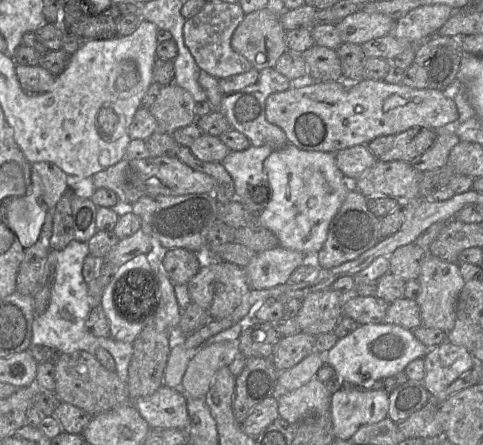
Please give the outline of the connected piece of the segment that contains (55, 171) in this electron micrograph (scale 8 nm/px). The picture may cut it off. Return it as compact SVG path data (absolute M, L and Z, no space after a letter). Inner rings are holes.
M32 163L42 182L43 201L48 210L53 210L64 193L71 188L71 177L53 163Z

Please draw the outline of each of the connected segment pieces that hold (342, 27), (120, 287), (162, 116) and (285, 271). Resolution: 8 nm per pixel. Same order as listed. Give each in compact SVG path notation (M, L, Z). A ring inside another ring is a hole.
M360 8L336 24L342 43L364 44L391 33L395 20L391 17Z
M134 268L127 271L120 279L117 279L117 275L114 277L114 280L117 281L114 290L114 303L117 312L122 318L130 323L140 323L148 317L155 316L161 301L161 291L158 277L154 272L142 268Z
M171 83L162 89L150 108L158 125L157 132L173 134L197 120L196 101L182 87Z
M281 246L257 252L245 267L248 284L251 290L285 284L294 270L305 261L309 261L307 255Z

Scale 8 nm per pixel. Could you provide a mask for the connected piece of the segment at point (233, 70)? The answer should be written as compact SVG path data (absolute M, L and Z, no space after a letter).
M206 2L199 13L186 19L184 42L199 68L216 79L228 78L253 69L252 64L231 47L234 31L245 17L239 3Z

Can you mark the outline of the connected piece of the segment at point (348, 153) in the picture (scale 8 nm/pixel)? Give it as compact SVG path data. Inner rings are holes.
M364 144L345 148L334 155L337 168L348 181L356 181L377 161L368 146Z

